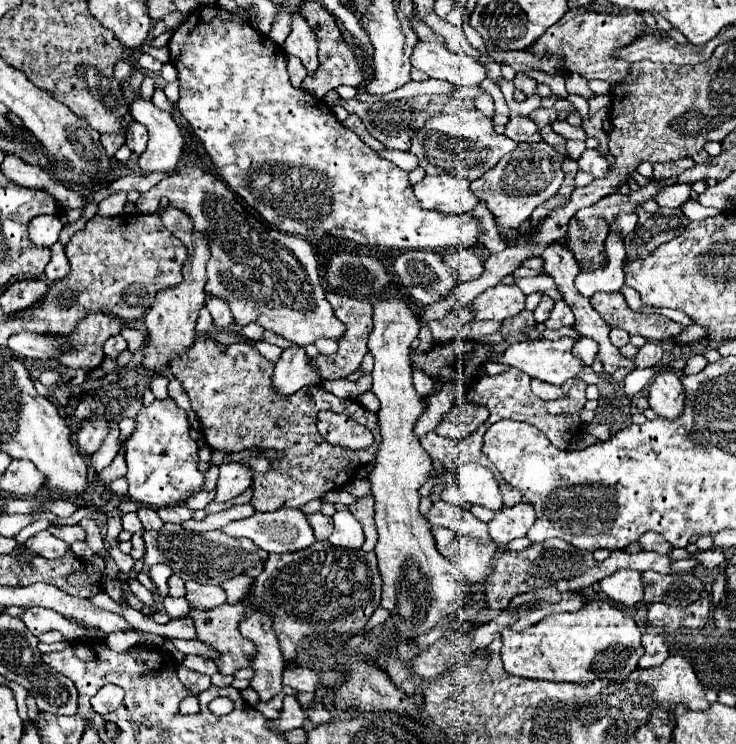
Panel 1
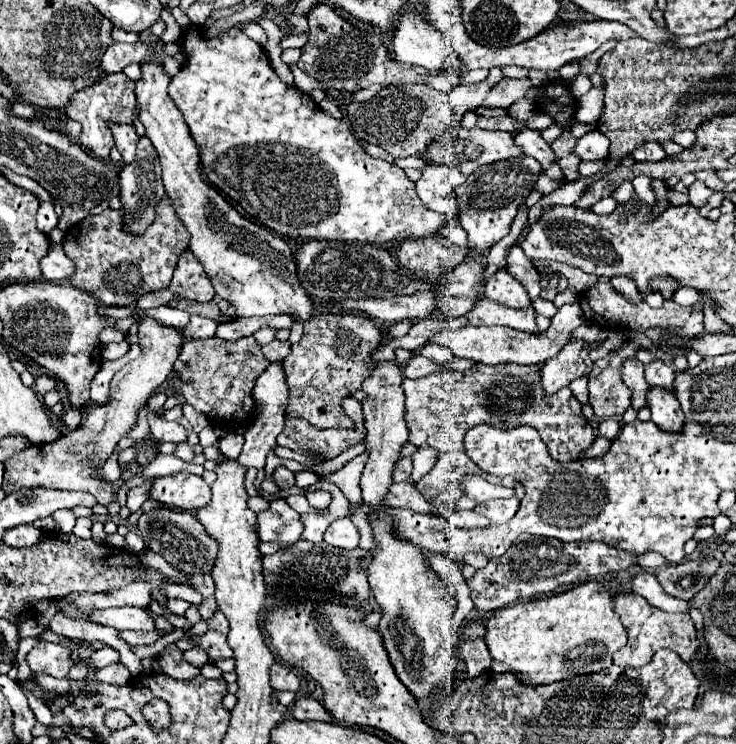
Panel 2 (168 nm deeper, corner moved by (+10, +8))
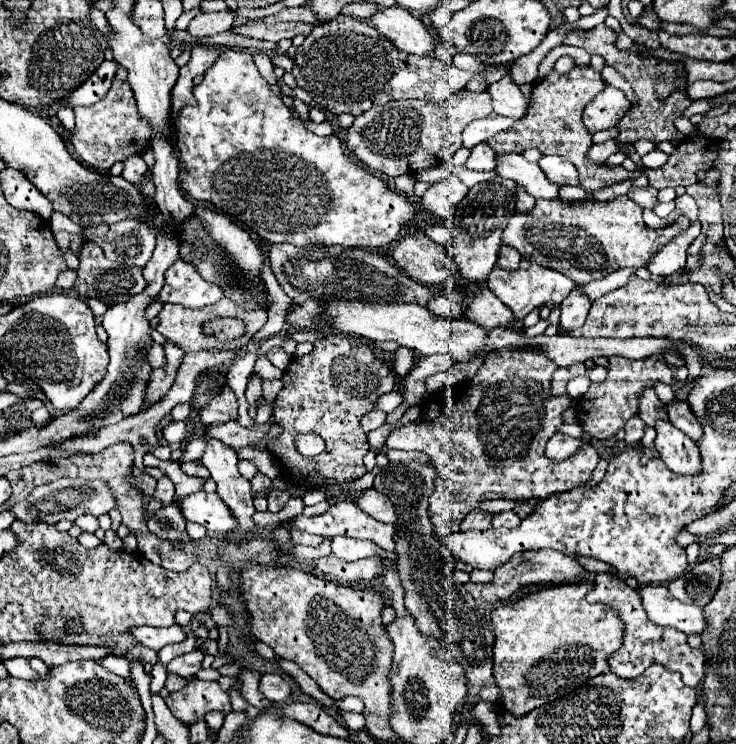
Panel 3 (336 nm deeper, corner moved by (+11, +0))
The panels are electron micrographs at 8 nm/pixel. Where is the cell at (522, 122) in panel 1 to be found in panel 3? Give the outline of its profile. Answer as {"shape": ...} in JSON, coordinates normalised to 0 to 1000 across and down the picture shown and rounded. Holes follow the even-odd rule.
{"shape":[[[742,208],[742,211],[734,211],[731,222],[734,222],[734,227],[742,233],[742,238],[750,241],[753,246],[788,249],[788,238],[785,238],[783,224],[780,224],[772,214],[766,214],[766,211]]]}

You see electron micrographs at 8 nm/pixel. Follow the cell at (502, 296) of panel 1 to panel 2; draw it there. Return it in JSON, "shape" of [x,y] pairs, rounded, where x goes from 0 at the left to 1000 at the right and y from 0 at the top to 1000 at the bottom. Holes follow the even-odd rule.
{"shape":[[[686,362],[675,364],[662,380],[659,380],[659,391],[656,391],[659,402],[667,402],[678,410],[686,413],[697,413],[697,415],[711,415],[719,413],[719,397],[716,391],[708,386],[708,380],[702,380]]]}

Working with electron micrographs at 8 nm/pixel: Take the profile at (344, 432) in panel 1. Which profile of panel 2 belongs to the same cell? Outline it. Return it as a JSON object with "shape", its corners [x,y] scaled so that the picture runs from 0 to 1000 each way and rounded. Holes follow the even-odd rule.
{"shape":[[[447,415],[431,418],[420,434],[414,434],[412,456],[395,464],[395,474],[385,485],[393,517],[390,560],[412,560],[436,577],[480,577],[480,566],[463,550],[463,536],[490,523],[496,504],[501,504],[501,493],[507,493],[501,477],[515,461],[518,445],[501,423],[452,421]]]}

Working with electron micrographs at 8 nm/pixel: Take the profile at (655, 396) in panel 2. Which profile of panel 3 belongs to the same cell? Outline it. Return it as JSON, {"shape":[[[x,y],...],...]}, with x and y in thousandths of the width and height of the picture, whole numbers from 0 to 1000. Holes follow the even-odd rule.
{"shape":[[[908,566],[891,569],[891,606],[897,609],[897,617],[905,622],[905,628],[921,638],[948,638],[951,625],[951,606],[946,595],[929,585],[924,577],[918,577]]]}

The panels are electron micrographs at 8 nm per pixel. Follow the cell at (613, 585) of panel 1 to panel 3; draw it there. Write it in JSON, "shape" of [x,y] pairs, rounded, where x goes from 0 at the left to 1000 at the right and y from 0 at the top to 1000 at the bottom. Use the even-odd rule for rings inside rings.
{"shape":[[[902,786],[870,789],[870,802],[880,829],[891,840],[908,840],[932,853],[954,853],[954,848],[959,845],[954,816],[932,813],[916,805]]]}

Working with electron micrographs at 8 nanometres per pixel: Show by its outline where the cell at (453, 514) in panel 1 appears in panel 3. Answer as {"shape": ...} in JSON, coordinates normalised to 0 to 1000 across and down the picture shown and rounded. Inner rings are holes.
{"shape":[[[500,657],[492,663],[492,668],[484,673],[484,679],[500,690],[503,695],[519,700],[519,703],[535,703],[538,700],[538,690],[535,681],[530,676],[530,671],[524,665],[519,665],[511,657]]]}

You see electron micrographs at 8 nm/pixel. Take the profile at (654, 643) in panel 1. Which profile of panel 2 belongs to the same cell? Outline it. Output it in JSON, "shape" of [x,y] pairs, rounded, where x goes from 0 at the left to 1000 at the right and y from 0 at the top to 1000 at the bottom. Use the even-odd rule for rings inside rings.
{"shape":[[[863,797],[838,800],[836,802],[836,821],[841,824],[844,837],[849,840],[849,845],[855,851],[852,867],[838,880],[833,880],[836,894],[841,894],[841,897],[874,897],[901,870],[917,875],[925,886],[931,886],[931,891],[936,891],[942,886],[944,872],[950,870],[950,862],[947,862],[944,840],[939,835],[936,824],[906,824],[901,819],[882,813],[871,800],[863,800]]]}

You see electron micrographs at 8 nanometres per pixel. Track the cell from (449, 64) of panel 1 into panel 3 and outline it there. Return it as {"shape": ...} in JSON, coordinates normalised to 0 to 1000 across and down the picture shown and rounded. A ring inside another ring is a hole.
{"shape":[[[514,9],[500,28],[519,47],[524,47],[538,66],[582,77],[590,71],[590,52],[582,39],[557,15],[546,9]]]}

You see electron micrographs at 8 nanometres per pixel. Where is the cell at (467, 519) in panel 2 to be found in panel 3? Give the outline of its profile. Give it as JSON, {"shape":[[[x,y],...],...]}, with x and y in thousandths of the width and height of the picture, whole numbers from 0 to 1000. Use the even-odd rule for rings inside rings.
{"shape":[[[652,683],[645,684],[630,698],[628,703],[628,714],[636,714],[636,711],[662,712],[667,710],[668,696],[673,690],[656,687]]]}

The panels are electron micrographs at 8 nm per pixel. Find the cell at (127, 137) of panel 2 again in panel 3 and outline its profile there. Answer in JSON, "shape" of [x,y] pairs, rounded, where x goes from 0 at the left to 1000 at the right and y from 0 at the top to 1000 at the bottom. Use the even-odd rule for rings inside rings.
{"shape":[[[177,211],[168,216],[168,230],[166,230],[166,238],[179,246],[179,249],[190,249],[201,235],[201,224],[196,219],[193,211]]]}

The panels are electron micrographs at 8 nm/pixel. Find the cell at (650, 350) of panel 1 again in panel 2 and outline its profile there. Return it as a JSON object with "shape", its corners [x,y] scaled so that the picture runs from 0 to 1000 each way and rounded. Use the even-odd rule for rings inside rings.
{"shape":[[[887,483],[885,488],[876,488],[874,493],[876,493],[876,509],[882,517],[895,517],[895,520],[904,520],[906,526],[914,526],[917,499],[912,493],[906,493],[895,483]]]}

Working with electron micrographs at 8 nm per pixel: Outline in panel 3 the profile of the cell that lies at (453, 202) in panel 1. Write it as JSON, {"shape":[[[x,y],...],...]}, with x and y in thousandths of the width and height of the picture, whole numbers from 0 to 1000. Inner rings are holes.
{"shape":[[[611,238],[603,243],[590,246],[573,265],[573,276],[590,289],[601,292],[601,296],[614,302],[614,289],[622,281],[622,273],[636,262],[636,251],[622,241]],[[613,292],[613,294],[611,294]]]}

